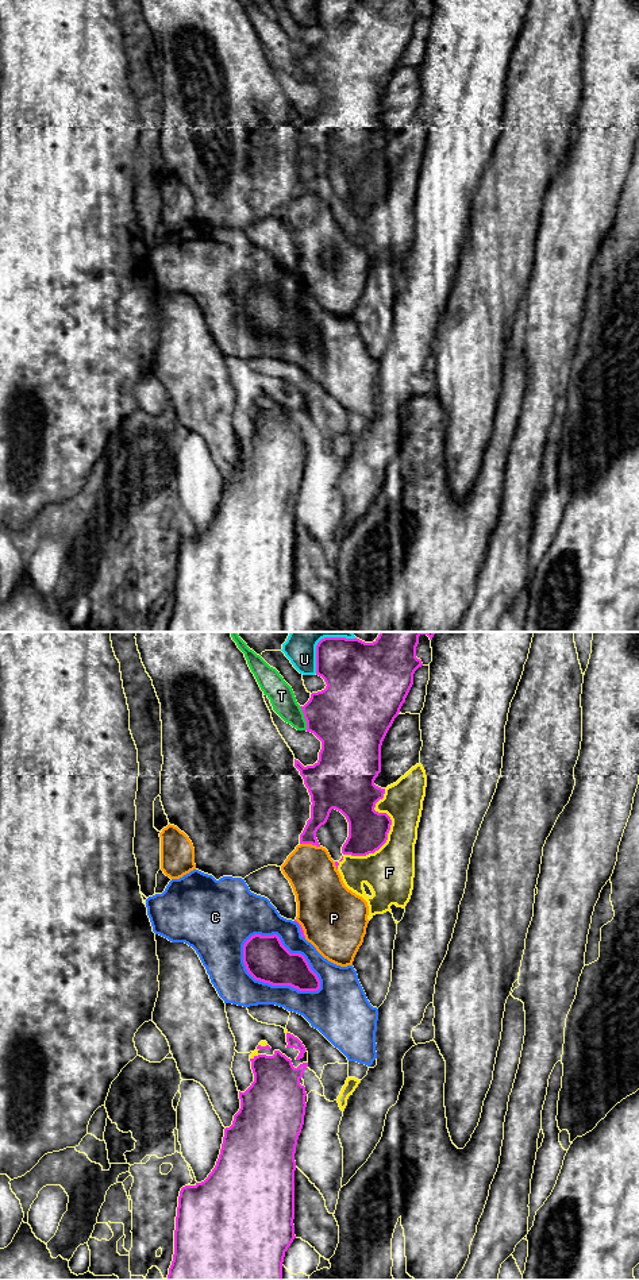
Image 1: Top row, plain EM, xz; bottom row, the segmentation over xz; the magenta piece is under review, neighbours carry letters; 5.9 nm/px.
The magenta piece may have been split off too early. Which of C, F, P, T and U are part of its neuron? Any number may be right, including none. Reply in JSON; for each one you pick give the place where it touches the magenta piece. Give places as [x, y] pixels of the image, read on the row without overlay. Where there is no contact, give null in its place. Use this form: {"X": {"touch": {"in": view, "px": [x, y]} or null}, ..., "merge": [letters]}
{"merge": []}

